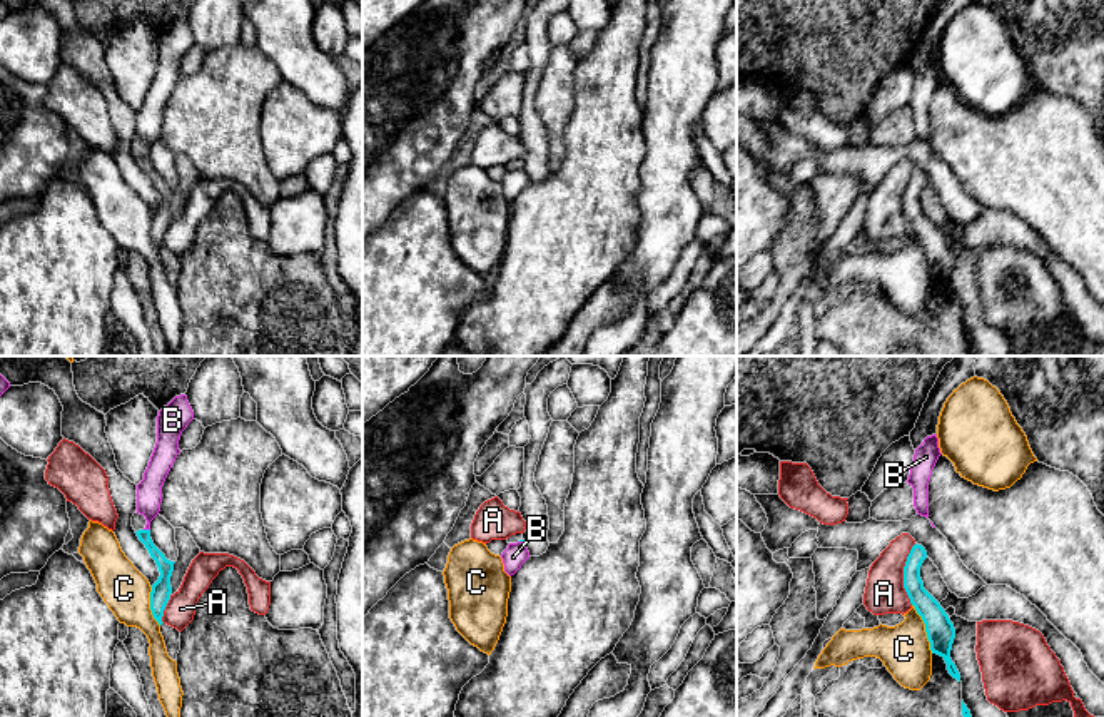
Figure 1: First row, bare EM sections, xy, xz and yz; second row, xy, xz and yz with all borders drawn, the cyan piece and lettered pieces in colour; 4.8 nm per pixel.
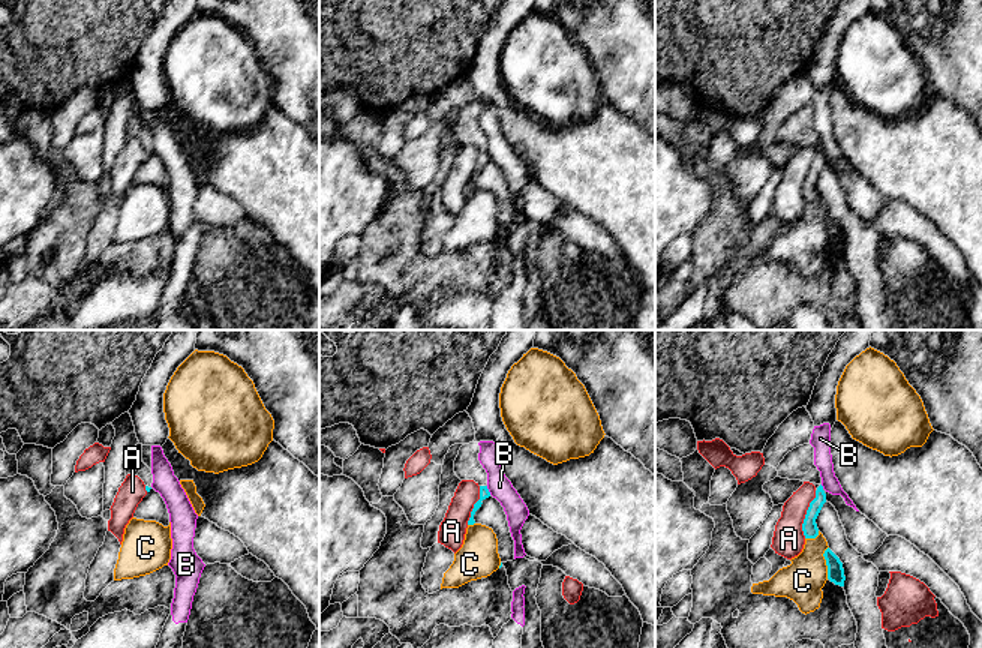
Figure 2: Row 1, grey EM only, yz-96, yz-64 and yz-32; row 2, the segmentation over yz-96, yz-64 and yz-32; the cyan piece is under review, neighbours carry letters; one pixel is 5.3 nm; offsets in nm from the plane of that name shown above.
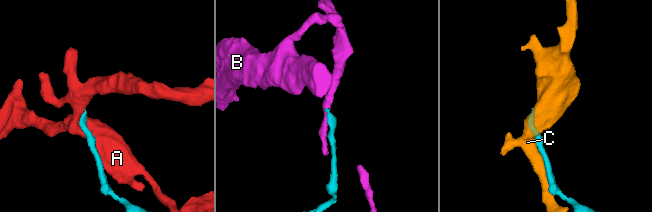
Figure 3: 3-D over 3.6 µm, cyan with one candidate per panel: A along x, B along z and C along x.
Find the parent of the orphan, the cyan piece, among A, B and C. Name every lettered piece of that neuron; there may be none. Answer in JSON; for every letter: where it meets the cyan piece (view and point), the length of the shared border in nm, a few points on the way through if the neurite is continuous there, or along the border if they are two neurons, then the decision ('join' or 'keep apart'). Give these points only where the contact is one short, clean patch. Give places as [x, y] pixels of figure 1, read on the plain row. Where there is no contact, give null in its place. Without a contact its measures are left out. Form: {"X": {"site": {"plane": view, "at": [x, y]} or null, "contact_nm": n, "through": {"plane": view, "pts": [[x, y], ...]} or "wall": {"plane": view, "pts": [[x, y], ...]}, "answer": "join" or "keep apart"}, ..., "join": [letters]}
{"A": {"site": {"plane": "yz", "at": [904, 199]}, "contact_nm": 300, "answer": "keep apart"}, "B": {"site": {"plane": "xy", "at": [147, 156]}, "contact_nm": 30, "wall": {"plane": "xy", "pts": [[144, 154], [149, 156]]}, "answer": "keep apart"}, "C": {"site": {"plane": "yz", "at": [926, 254]}, "contact_nm": 260, "answer": "keep apart"}, "join": []}

